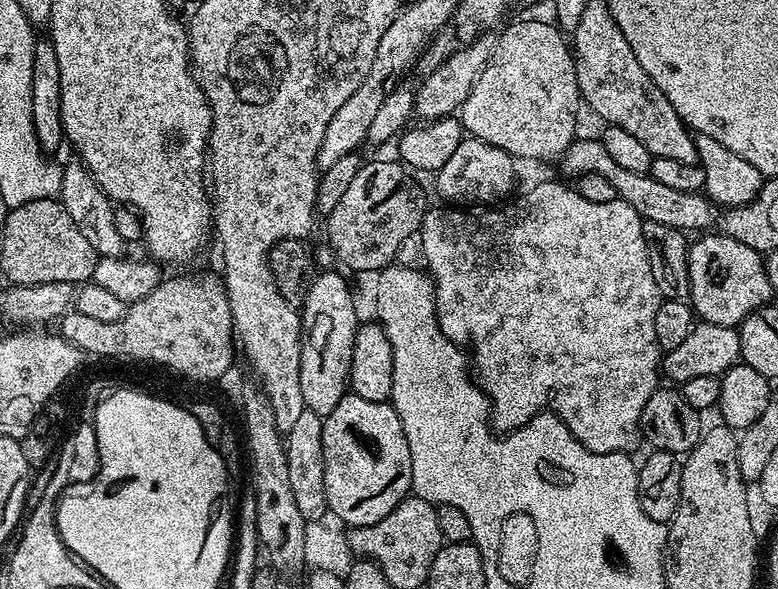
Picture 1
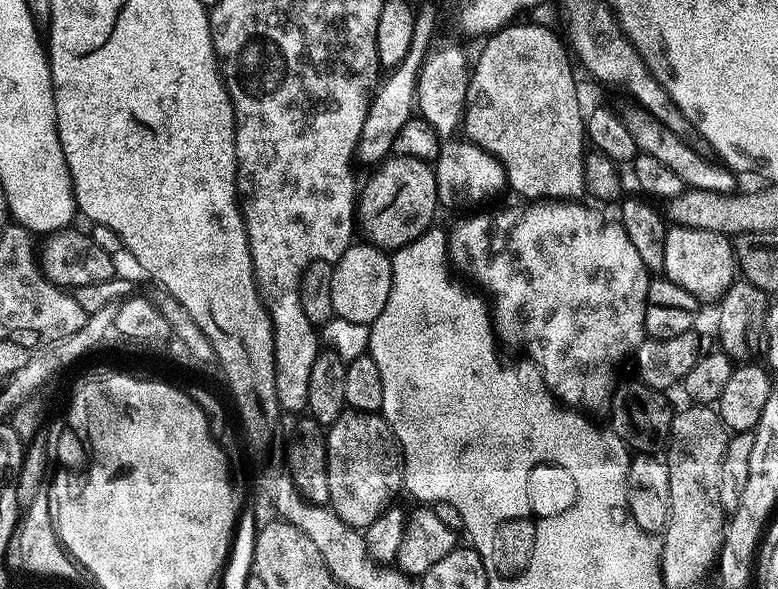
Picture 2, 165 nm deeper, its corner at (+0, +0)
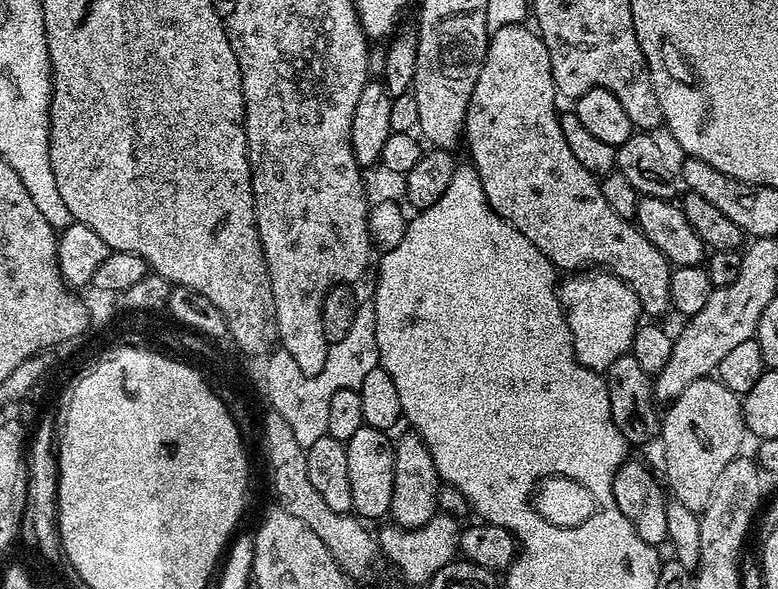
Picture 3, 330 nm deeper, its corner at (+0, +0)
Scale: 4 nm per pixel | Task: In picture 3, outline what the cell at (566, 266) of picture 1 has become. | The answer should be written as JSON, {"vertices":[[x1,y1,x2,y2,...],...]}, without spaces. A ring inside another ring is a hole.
{"vertices":[[580,270,569,275,567,279,565,284,563,281,559,285,558,295,572,335,572,355,582,366,603,373,618,357,625,355,631,349,632,339,642,320,640,299,637,298,636,291,629,284,624,280,619,280,613,272,607,270]]}

